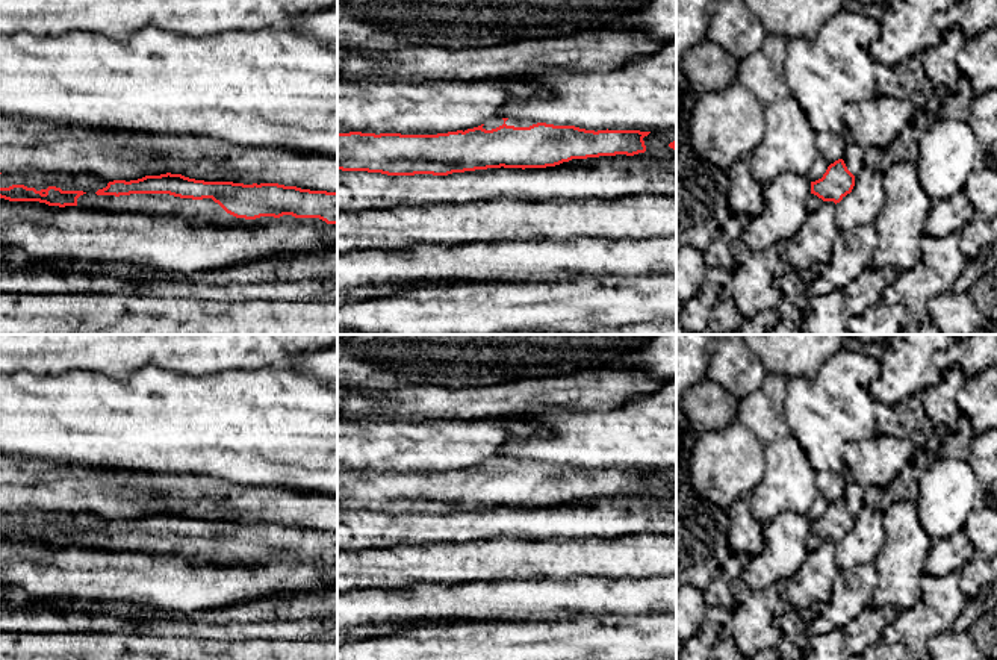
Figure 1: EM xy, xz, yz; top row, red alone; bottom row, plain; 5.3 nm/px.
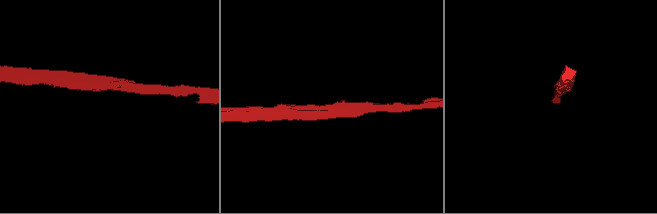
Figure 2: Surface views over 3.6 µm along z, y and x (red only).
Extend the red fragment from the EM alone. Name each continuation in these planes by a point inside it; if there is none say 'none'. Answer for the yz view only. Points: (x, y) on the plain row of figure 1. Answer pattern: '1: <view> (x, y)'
1: yz (813, 542)

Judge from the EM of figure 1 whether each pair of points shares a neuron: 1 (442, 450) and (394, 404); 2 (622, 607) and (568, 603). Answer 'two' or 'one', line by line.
1: two
2: one

